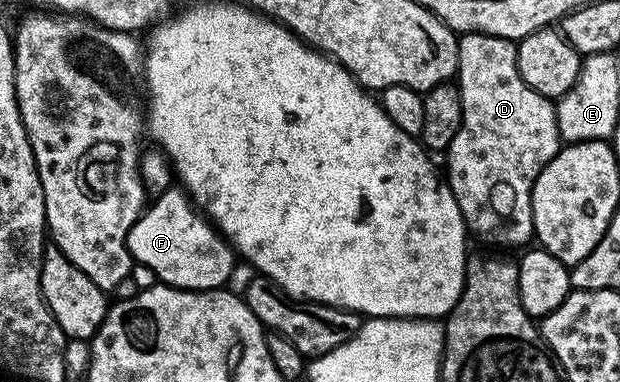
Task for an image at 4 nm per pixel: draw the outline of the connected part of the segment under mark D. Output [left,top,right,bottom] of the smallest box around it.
[443,32,563,249]

